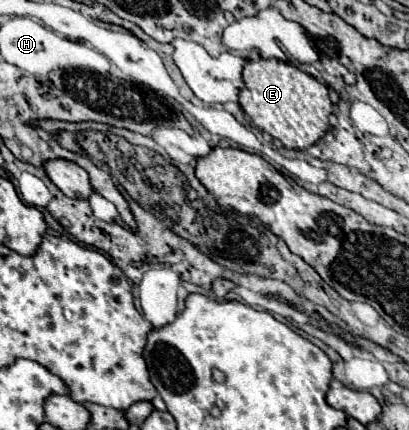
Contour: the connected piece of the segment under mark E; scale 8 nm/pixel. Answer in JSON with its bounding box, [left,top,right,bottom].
[239,58,333,150]

